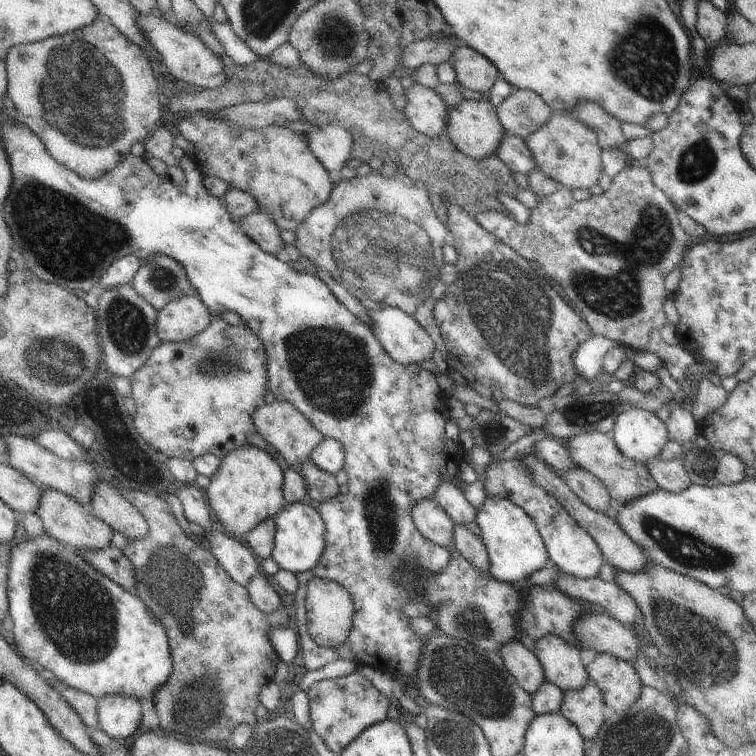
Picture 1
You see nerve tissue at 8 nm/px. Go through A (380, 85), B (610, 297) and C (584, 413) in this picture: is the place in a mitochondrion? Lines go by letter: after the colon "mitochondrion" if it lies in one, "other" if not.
A: other
B: mitochondrion
C: mitochondrion

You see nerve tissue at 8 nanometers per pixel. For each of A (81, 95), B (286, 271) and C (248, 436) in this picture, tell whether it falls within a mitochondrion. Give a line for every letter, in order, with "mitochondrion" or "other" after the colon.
A: mitochondrion
B: other
C: other

